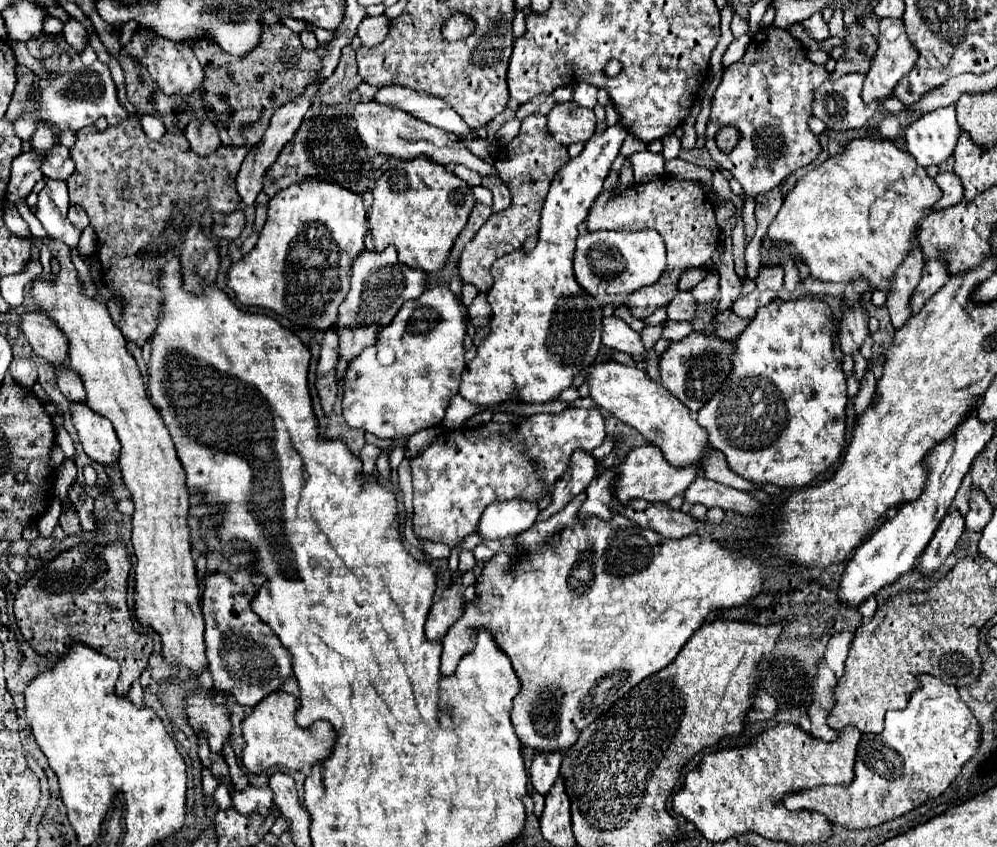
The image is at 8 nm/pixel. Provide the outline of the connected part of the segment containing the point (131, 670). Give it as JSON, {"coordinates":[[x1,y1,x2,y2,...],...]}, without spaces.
{"coordinates":[[79,545,53,559,45,569,37,571,15,597,15,619,25,641,39,655,65,655,71,645,83,643,93,651,115,659,121,665,115,693,127,697,131,683,147,669,153,651,153,639,145,633,137,635,127,607,129,553,125,545,107,547]]}

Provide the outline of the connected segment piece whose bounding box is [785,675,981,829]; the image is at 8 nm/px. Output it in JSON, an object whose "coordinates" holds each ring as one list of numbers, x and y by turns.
{"coordinates":[[919,675,921,689,913,693,903,711,887,711,885,729,881,735,863,735,857,749,855,779,849,787,813,787,797,795,785,797,785,807,789,811,817,811,825,815,833,825,843,825,847,829,871,829,895,817,909,813,911,809,937,799,947,791,953,779,961,773,963,765,975,755,981,743,981,727,971,709,959,697,957,687,943,683,933,675]]}

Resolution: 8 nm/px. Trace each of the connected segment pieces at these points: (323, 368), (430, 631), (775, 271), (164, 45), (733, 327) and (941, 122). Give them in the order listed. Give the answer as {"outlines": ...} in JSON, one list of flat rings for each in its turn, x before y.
{"outlines":[[[331,329,325,333,323,343,321,343,321,357,317,363,317,375,327,375,329,371,335,369,339,361,339,343,337,343,337,333]],[[475,567,473,571,467,571,457,583,449,585,441,597,441,601,431,605,427,623,425,623,425,635,429,641,441,641,447,629,463,615,465,611,465,599,463,591,473,585,481,575,481,569]],[[761,267,761,273,757,277,757,289,775,289,779,291,783,285,783,269,781,267]],[[157,37,145,51,147,71,165,95,191,95,203,85,203,67,189,45]],[[723,311,721,315,717,315,719,319,719,327,717,327,717,335,725,341,735,341,743,331,745,327,749,325,751,319,745,319,745,317,739,317,735,311]],[[955,107,935,109,905,129,907,153,923,167,943,163,955,149,961,129,955,119]]]}

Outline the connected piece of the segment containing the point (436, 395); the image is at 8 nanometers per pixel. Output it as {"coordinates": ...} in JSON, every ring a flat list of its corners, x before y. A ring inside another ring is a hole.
{"coordinates":[[449,287,427,289,419,299,405,303,393,321,377,335,377,343,367,347,353,359,345,371,343,385,343,417,349,427,369,431,381,439,397,439,413,435,421,429,441,425,449,399,457,393,461,371,465,369,465,305,449,291]]}

